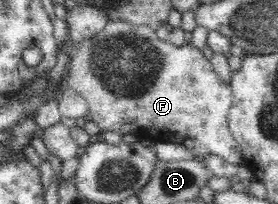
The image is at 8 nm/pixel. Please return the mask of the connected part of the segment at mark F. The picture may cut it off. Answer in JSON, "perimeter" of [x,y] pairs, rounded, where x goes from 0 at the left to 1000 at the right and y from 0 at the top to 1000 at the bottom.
{"perimeter":[[[410,98],[410,108],[385,108],[378,132],[338,186],[302,196],[302,206],[288,206],[273,225],[277,265],[255,284],[241,417],[263,441],[273,441],[317,500],[320,559],[331,569],[331,593],[353,613],[360,647],[403,642],[428,652],[435,667],[471,652],[518,681],[536,676],[568,701],[633,701],[640,711],[662,711],[662,721],[683,730],[691,750],[716,770],[734,770],[745,755],[777,755],[777,765],[806,775],[827,804],[874,809],[871,740],[863,740],[856,701],[842,691],[842,667],[824,637],[824,544],[838,510],[831,422],[820,402],[799,402],[777,377],[759,304],[748,304],[727,270],[727,255],[705,240],[705,230],[694,230],[691,216],[629,225],[612,216],[604,196],[583,201],[568,191],[561,157],[522,127],[468,127],[457,108]]]}

